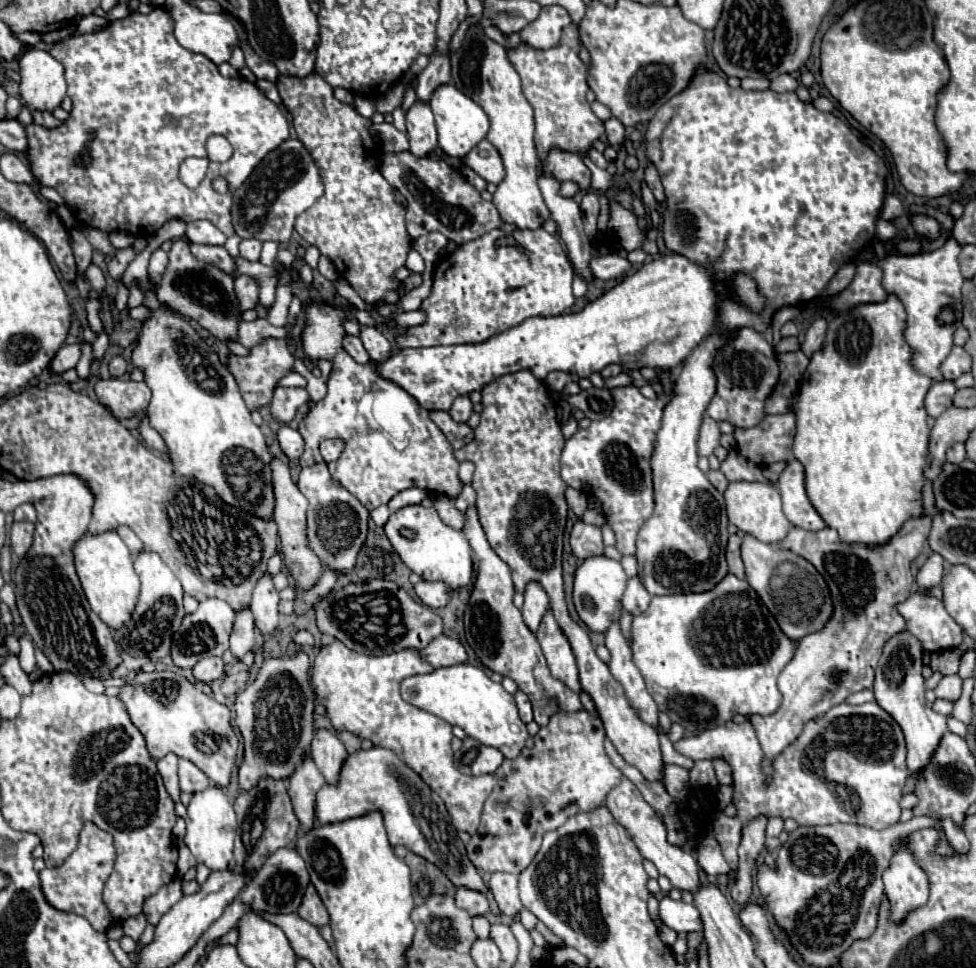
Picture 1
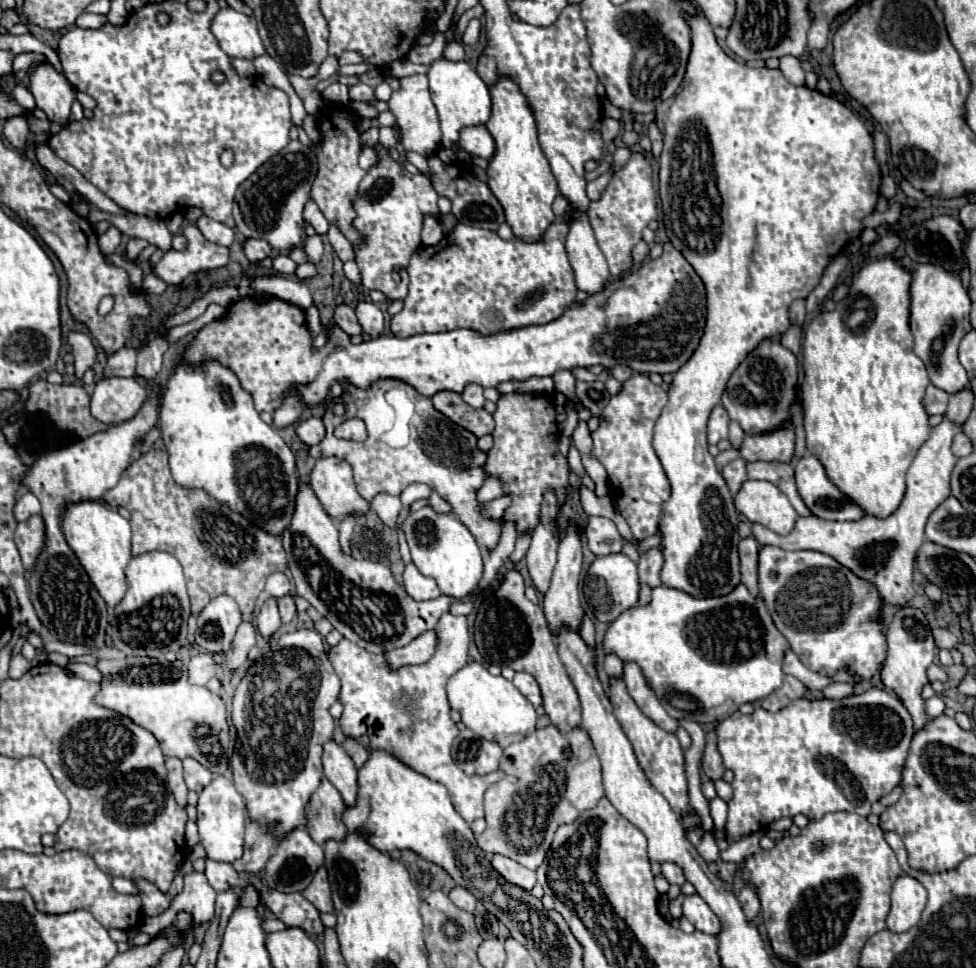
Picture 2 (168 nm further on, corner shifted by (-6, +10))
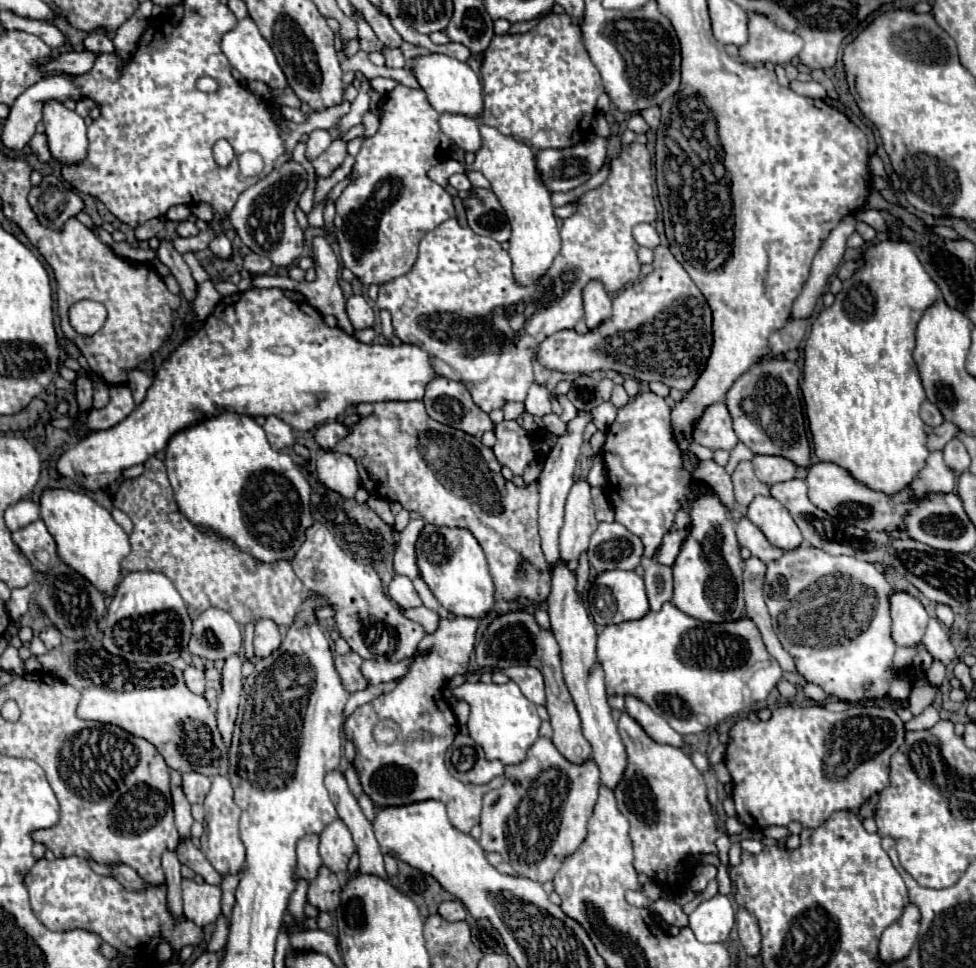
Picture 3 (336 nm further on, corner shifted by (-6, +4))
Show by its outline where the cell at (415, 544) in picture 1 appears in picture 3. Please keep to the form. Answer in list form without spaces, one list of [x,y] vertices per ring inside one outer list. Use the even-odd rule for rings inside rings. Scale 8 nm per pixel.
[[[425,525],[417,539],[417,559],[423,581],[449,613],[471,619],[485,619],[491,613],[495,607],[495,587],[487,559],[481,545],[467,529]]]

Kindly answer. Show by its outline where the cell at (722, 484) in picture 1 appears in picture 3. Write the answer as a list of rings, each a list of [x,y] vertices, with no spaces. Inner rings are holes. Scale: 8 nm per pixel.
[[[741,461],[737,465],[733,473],[733,485],[735,485],[735,501],[741,505],[749,505],[757,495],[769,495],[769,487],[757,479],[751,461]]]

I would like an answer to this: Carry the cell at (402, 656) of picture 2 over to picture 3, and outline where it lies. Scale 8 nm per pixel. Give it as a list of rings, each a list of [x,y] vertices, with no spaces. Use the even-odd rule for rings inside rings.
[[[403,659],[399,663],[391,663],[391,661],[363,661],[361,665],[361,675],[365,675],[365,681],[369,685],[379,685],[385,681],[393,681],[393,679],[401,679],[405,677],[407,669],[409,669],[411,659]]]

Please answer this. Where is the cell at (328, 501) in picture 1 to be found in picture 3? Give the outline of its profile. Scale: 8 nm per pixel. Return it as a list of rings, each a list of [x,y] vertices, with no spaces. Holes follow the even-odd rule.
[[[319,449],[317,475],[325,487],[341,493],[343,497],[353,497],[355,491],[359,489],[359,473],[357,473],[355,459],[345,453]]]

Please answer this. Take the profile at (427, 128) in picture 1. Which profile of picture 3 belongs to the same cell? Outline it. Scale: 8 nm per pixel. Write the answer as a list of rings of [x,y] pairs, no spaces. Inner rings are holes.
[[[397,85],[391,93],[385,95],[379,131],[373,137],[363,139],[363,145],[351,169],[351,183],[343,189],[343,193],[335,201],[337,213],[333,219],[335,237],[341,249],[341,261],[365,285],[371,283],[383,285],[395,277],[409,273],[413,269],[413,263],[417,261],[419,241],[423,239],[423,235],[433,231],[443,221],[455,217],[453,197],[441,185],[437,185],[427,177],[433,165],[449,157],[449,147],[451,141],[439,129],[439,115],[431,107],[423,91]]]

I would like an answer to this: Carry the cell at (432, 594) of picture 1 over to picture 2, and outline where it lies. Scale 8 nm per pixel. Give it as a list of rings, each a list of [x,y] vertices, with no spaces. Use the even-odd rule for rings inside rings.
[[[409,563],[405,567],[405,573],[403,573],[403,587],[405,591],[415,599],[415,601],[429,601],[429,599],[435,599],[441,595],[441,591],[437,589],[437,581],[433,581],[431,577],[425,577],[419,573],[419,569]]]

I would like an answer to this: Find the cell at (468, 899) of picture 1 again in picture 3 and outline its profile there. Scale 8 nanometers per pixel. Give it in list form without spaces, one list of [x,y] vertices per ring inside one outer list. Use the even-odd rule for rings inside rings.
[[[445,901],[445,903],[439,905],[437,913],[443,919],[447,919],[447,921],[463,921],[465,915],[467,915],[467,911],[465,911],[465,907],[463,907],[461,901]]]

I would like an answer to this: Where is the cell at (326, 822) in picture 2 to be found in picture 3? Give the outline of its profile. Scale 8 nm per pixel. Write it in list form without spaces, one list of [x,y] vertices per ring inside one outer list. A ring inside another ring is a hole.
[[[335,819],[329,827],[323,829],[319,839],[321,839],[319,851],[323,857],[323,865],[329,867],[337,875],[345,873],[347,863],[351,855],[355,853],[355,843],[345,823],[341,819]]]

